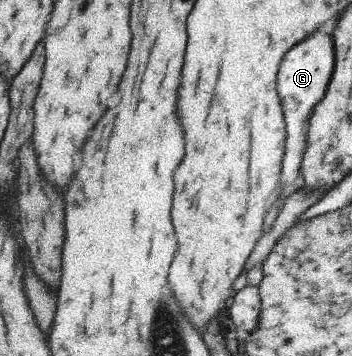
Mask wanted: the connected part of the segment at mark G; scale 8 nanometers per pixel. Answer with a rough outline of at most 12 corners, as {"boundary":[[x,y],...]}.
{"boundary":[[313,32],[281,60],[286,139],[277,198],[263,232],[295,190],[308,118],[325,94],[332,35]]}

